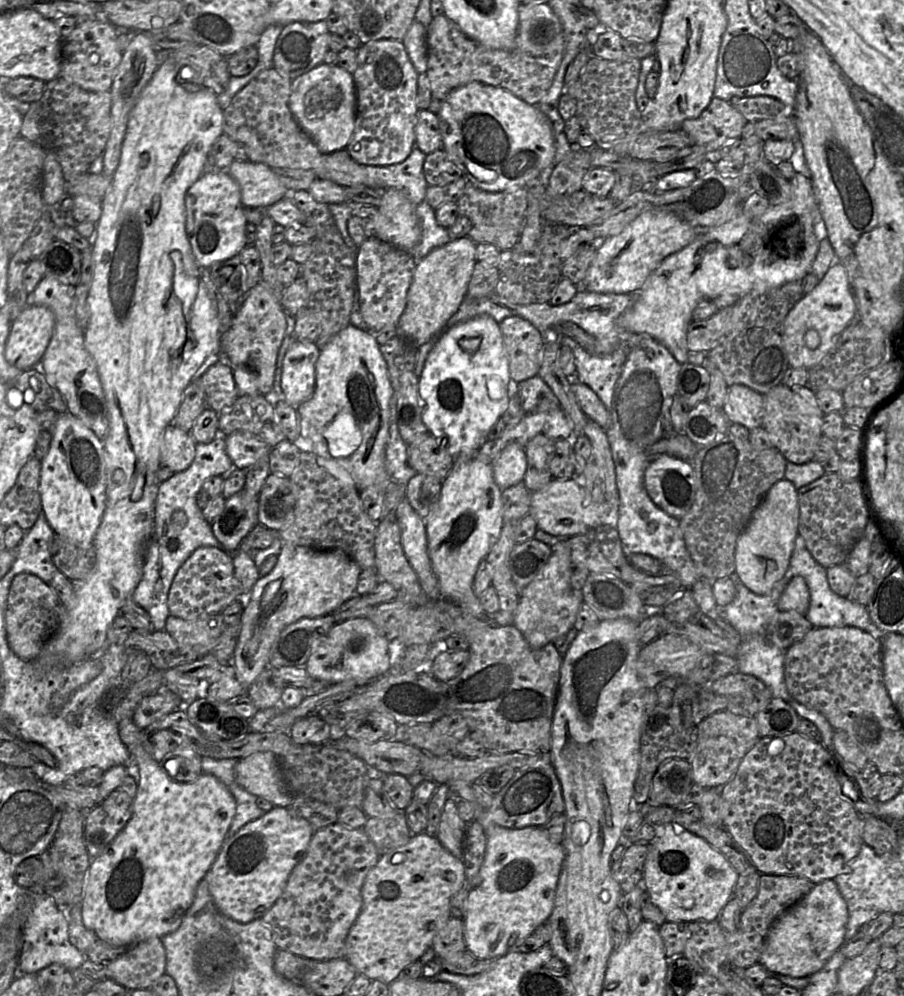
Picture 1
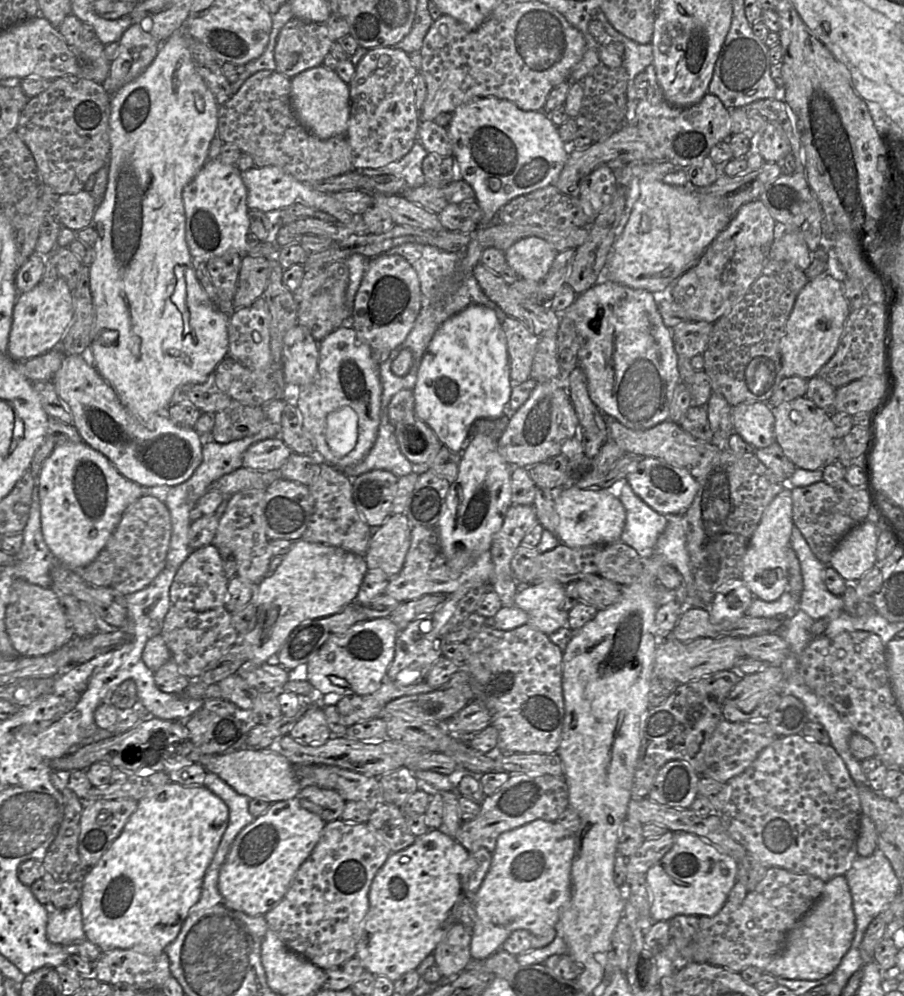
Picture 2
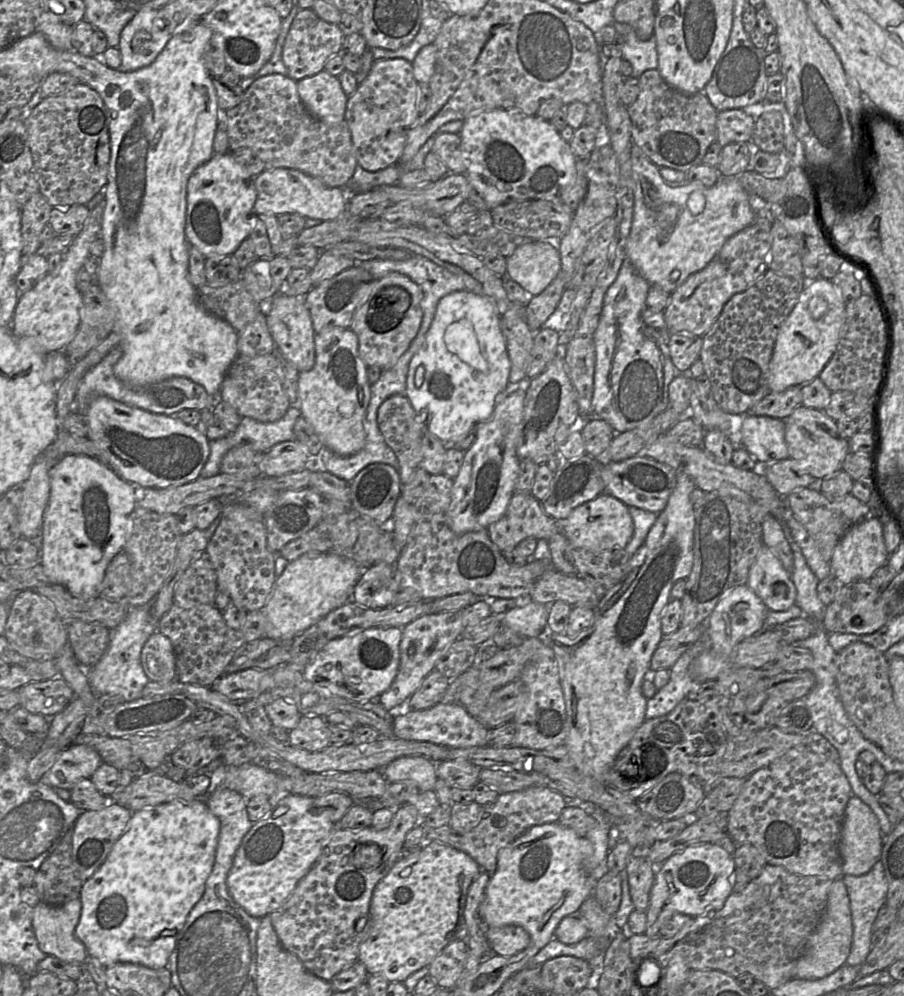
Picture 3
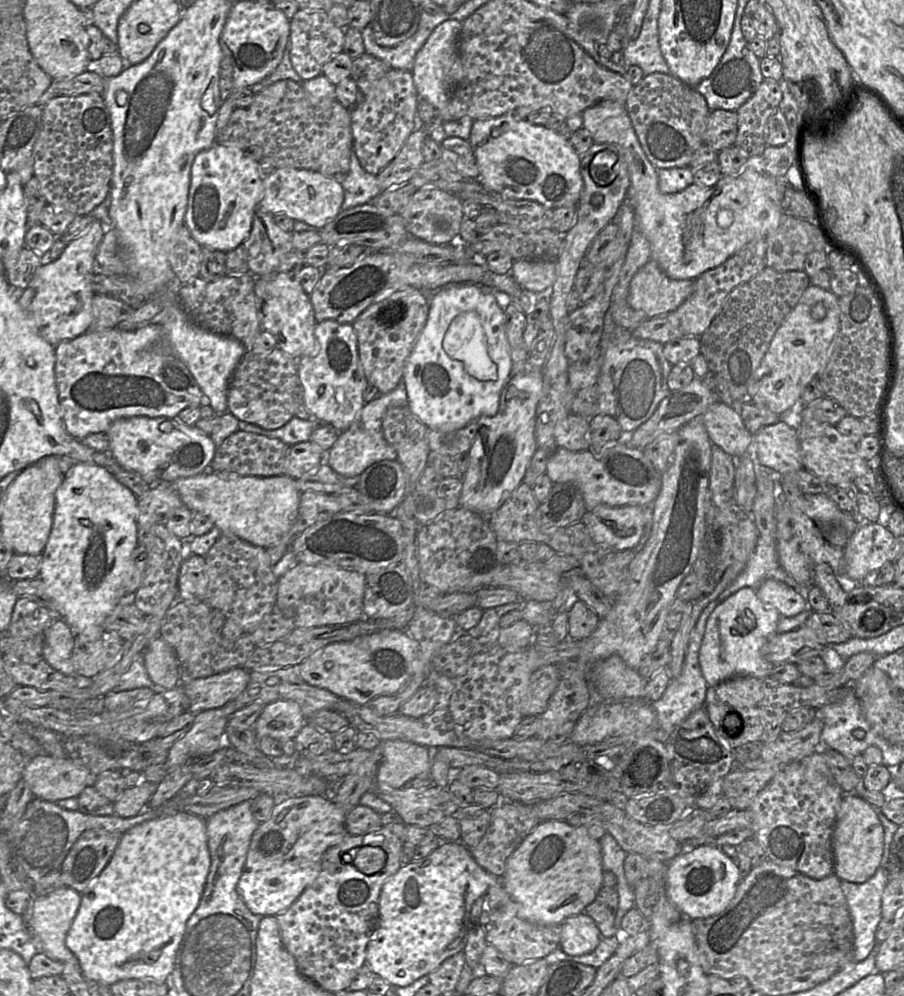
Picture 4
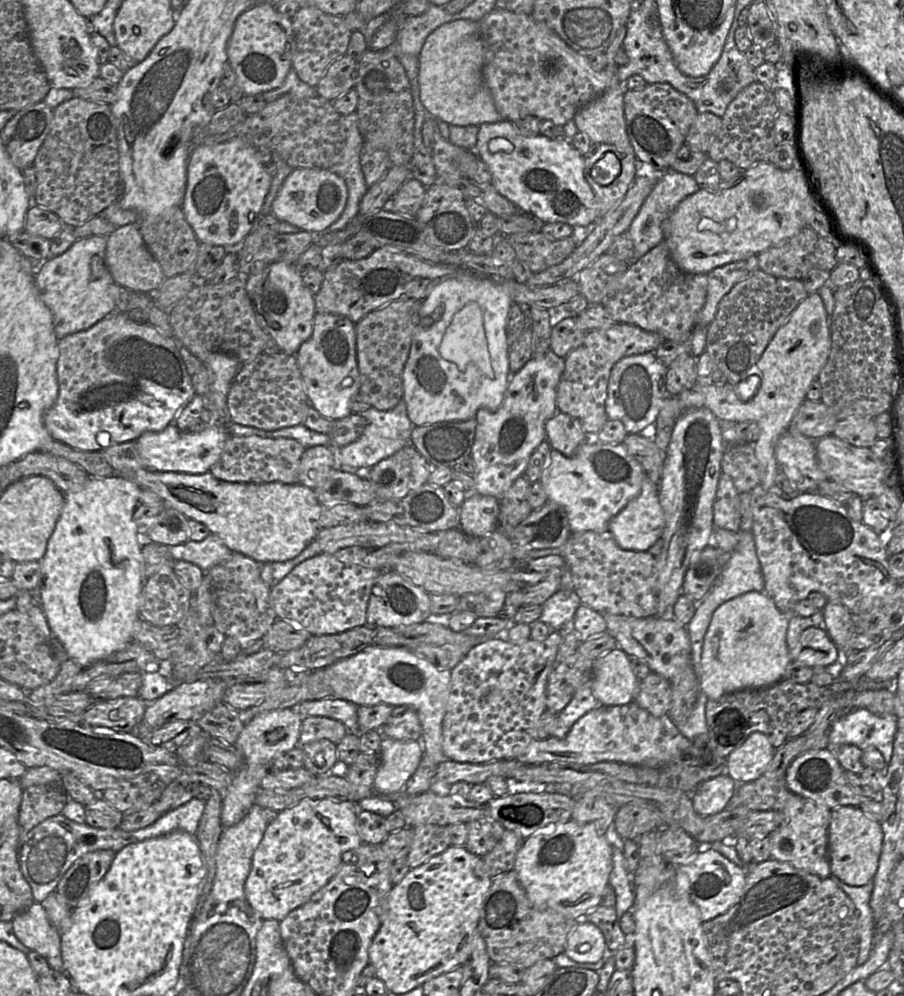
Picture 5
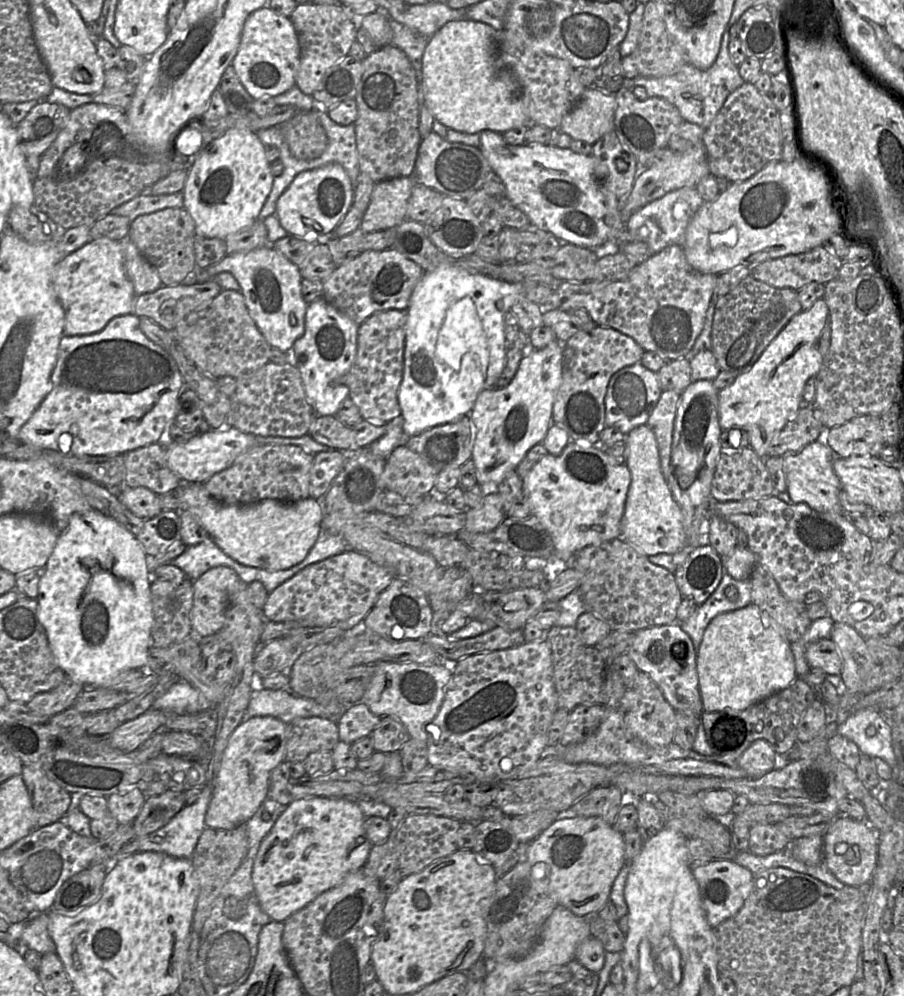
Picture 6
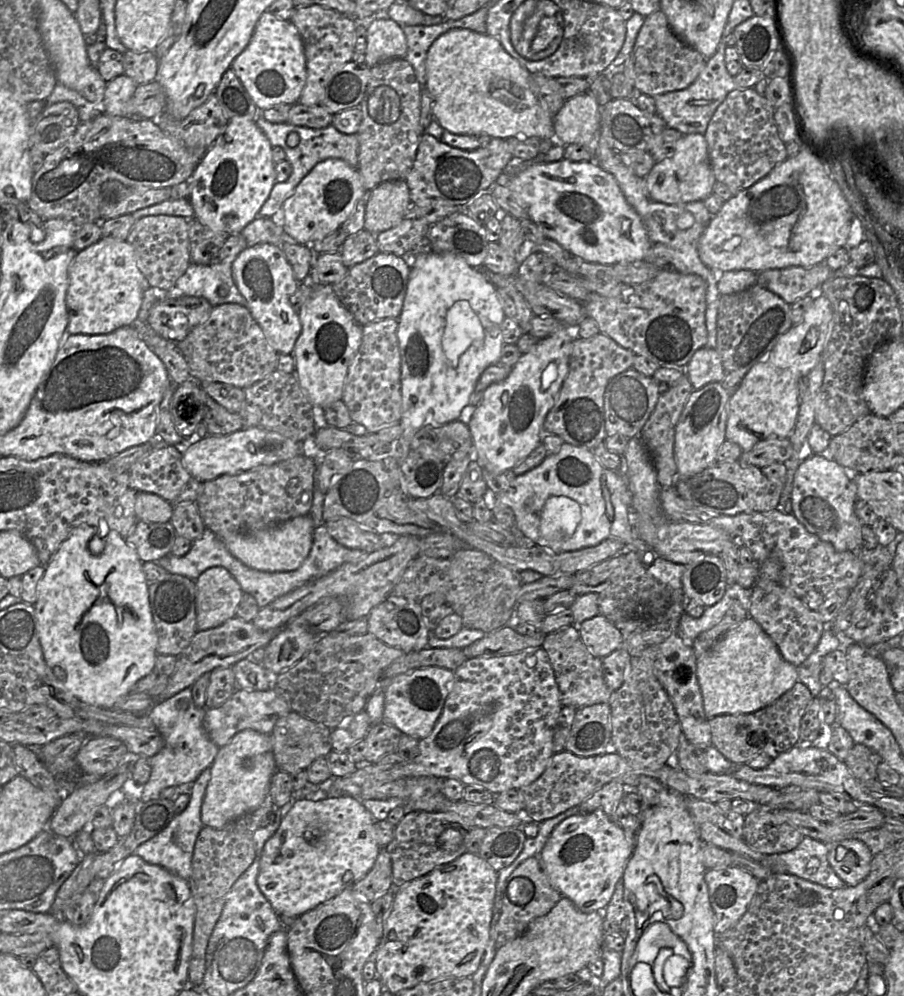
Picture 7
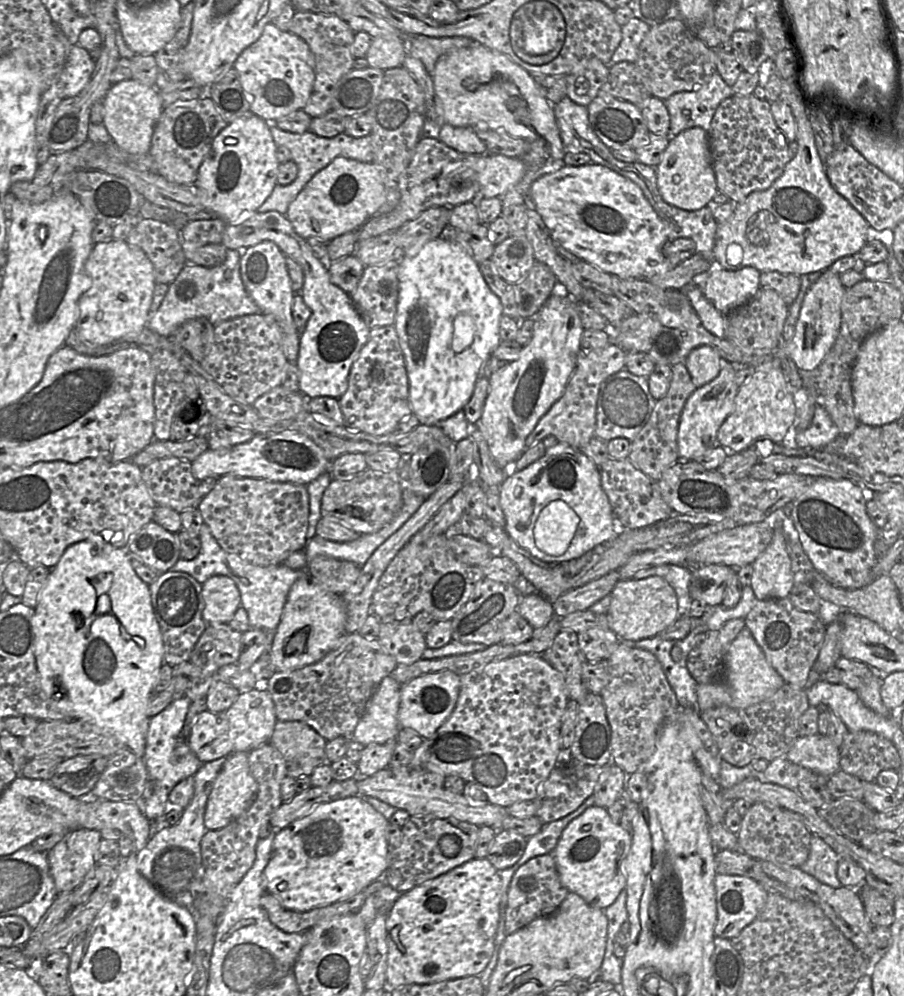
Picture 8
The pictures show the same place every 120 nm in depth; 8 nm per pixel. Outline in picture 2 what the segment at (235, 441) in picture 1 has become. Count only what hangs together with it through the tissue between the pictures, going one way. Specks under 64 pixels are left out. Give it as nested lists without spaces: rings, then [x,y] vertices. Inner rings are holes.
[[[280,436],[264,439],[246,450],[243,466],[259,471],[278,470],[291,453],[291,449]]]

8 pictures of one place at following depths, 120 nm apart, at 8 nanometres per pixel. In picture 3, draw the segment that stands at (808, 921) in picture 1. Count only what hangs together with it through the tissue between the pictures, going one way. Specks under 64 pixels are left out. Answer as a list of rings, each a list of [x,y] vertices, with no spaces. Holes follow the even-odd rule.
[[[841,878],[833,881],[828,895],[825,912],[811,934],[806,949],[794,967],[794,978],[819,979],[846,964],[853,938],[853,925],[850,900],[846,886]]]

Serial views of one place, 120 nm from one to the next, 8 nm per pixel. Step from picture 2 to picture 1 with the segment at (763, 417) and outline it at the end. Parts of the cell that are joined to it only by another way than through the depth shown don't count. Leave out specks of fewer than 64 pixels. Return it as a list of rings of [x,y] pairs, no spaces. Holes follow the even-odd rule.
[[[730,385],[727,388],[723,411],[730,423],[739,423],[749,430],[762,427],[763,395],[745,385]]]

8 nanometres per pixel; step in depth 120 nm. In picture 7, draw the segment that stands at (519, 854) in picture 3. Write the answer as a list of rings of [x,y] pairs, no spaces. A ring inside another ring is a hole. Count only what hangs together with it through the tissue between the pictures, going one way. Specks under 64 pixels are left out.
[[[601,810],[581,812],[559,823],[552,831],[539,858],[550,878],[551,883],[569,898],[582,912],[606,909],[611,900],[618,880],[623,876],[634,847],[627,841],[623,829],[615,824]]]

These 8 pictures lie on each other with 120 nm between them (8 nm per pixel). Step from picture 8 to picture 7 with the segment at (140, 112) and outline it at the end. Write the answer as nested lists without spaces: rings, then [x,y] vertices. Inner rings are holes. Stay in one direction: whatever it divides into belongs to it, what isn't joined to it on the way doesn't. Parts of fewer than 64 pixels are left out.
[[[125,74],[107,82],[103,112],[112,116],[125,116],[125,105],[133,96],[137,86],[138,84]]]

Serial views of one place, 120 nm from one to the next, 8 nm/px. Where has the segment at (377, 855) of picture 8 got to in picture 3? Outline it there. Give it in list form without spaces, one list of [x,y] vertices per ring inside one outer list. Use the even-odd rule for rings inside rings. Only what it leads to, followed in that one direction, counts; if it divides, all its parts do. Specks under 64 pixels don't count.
[[[287,795],[271,809],[266,817],[253,823],[251,829],[242,839],[226,882],[232,898],[251,916],[262,919],[282,907],[298,883],[311,870],[337,827],[327,816],[327,810],[323,810],[318,815],[312,813],[314,798],[316,797]]]

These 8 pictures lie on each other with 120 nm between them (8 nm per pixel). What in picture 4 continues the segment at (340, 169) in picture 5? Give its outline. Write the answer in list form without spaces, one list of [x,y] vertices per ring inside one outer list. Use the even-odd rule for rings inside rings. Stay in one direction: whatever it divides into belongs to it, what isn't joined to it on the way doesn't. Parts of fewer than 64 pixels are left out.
[[[354,151],[350,157],[349,171],[341,185],[344,190],[342,210],[370,203],[381,192],[377,176],[363,169]]]

